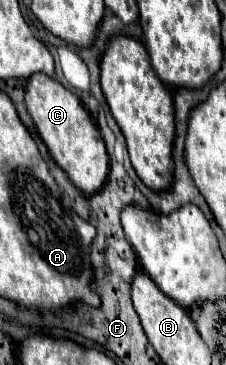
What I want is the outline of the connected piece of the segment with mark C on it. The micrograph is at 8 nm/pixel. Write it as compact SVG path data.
M34 74L26 86L26 108L38 128L40 138L48 146L56 164L66 172L70 182L84 194L98 192L108 176L108 154L98 124L82 106L80 98L46 74Z

